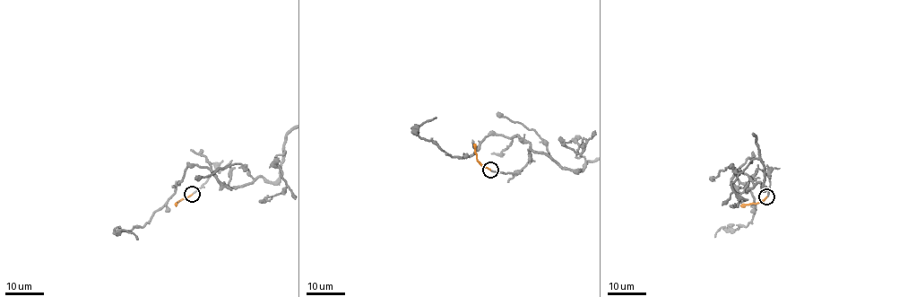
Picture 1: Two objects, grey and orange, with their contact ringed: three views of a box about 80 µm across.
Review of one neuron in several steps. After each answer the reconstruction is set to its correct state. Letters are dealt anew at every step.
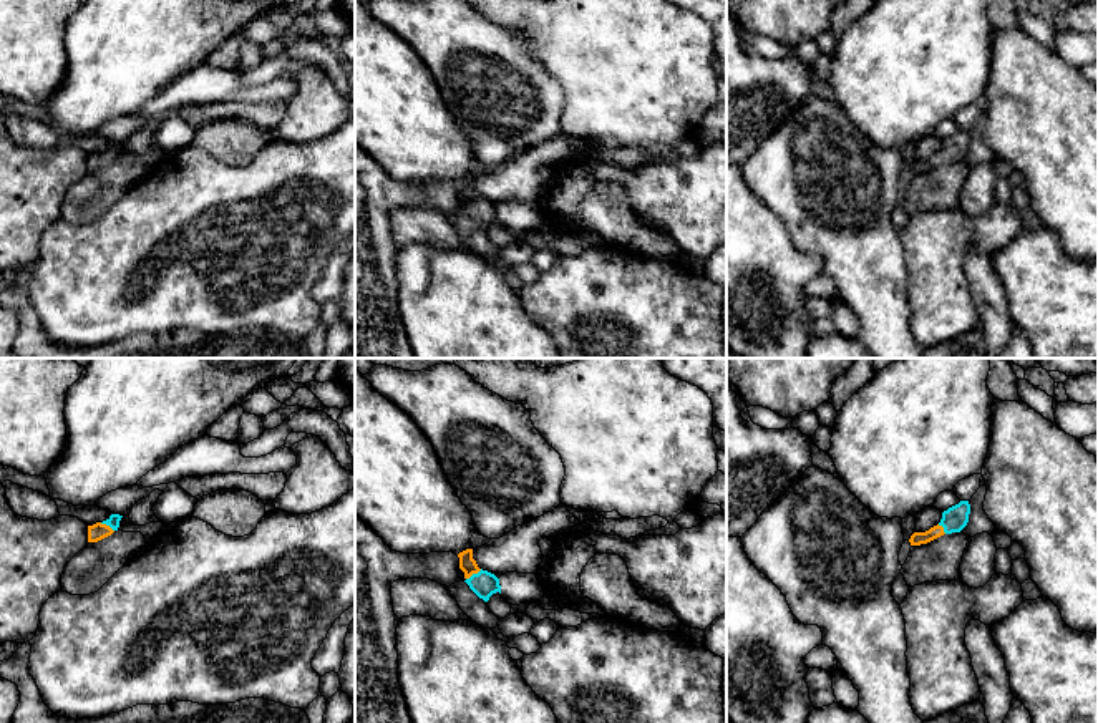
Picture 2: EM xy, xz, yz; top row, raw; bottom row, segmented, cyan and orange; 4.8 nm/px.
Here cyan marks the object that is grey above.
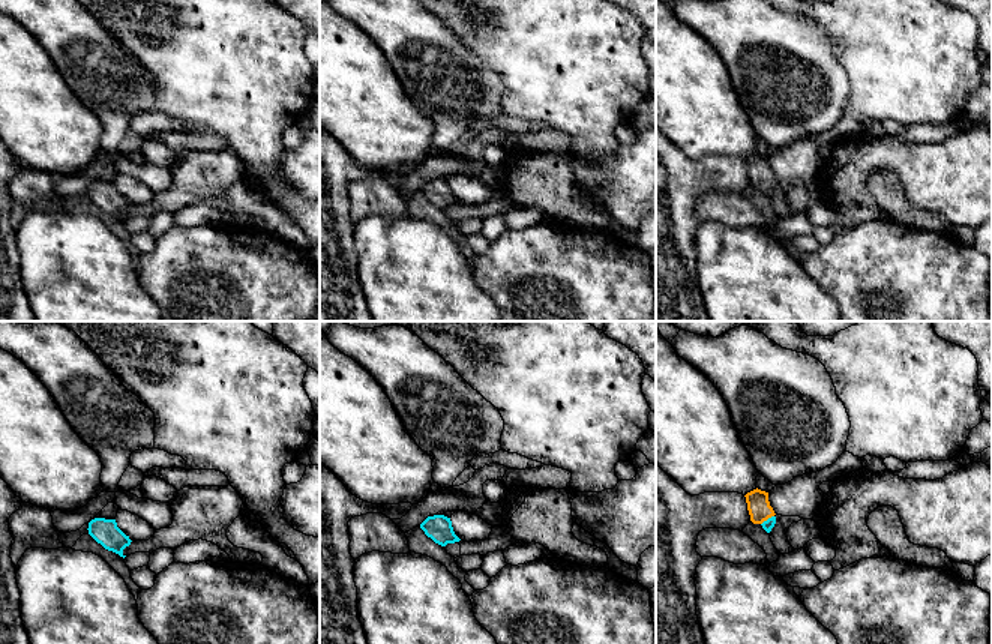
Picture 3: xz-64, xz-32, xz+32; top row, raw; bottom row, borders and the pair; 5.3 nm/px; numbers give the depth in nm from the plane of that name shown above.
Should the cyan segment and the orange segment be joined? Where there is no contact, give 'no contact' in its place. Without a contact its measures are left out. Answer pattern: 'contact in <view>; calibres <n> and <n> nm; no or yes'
contact in xz; calibres 120 and 80 nm; yes

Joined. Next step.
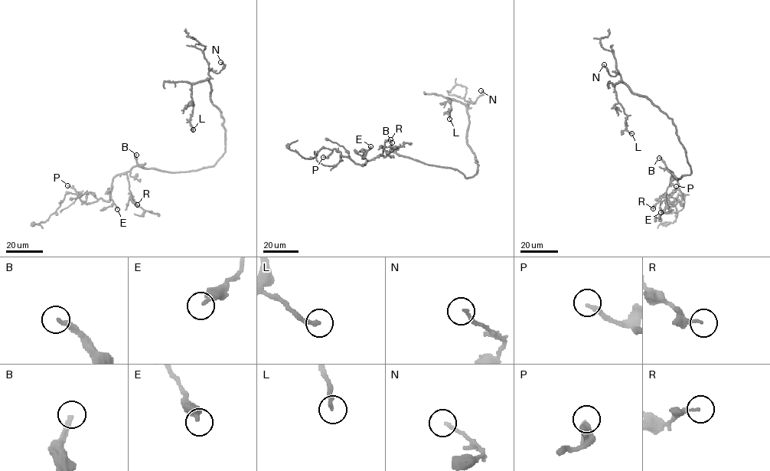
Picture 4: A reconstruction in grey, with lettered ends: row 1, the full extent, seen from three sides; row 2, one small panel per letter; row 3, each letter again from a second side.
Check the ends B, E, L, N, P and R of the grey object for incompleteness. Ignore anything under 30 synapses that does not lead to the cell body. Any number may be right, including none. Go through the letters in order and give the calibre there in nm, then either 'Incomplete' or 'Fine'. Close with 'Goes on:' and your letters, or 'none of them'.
B: Thickness 240 nm. Incomplete
E: Thickness 360 nm. Fine
L: Thickness 240 nm. Incomplete
N: Thickness 170 nm. Fine
P: Thickness 240 nm. Incomplete
R: Thickness 160 nm. Fine
Goes on: B, L, P

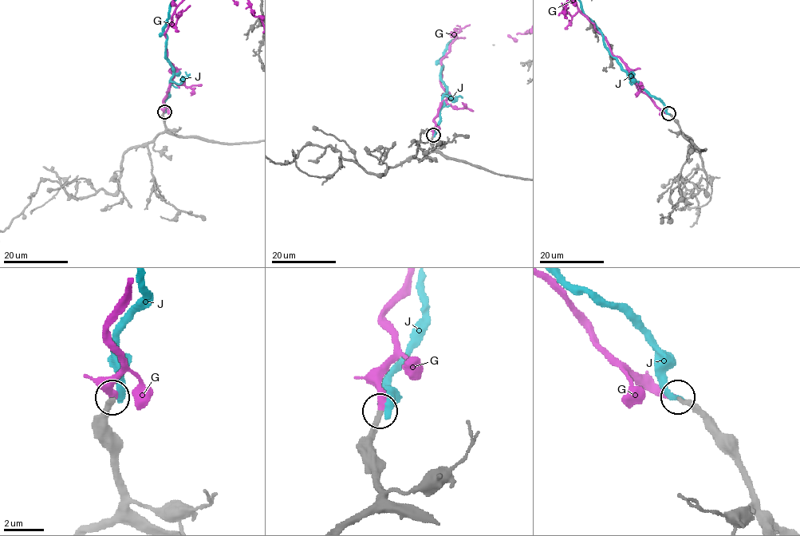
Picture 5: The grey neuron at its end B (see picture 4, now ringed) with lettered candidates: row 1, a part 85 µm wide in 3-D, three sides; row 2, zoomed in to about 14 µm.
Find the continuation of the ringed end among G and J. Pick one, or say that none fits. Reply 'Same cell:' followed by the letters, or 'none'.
Same cell: G

